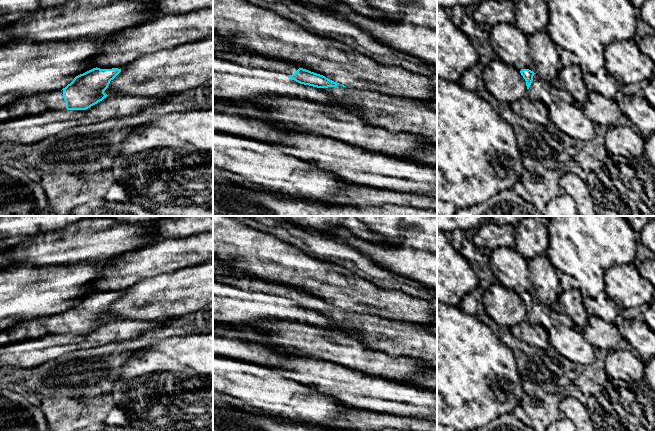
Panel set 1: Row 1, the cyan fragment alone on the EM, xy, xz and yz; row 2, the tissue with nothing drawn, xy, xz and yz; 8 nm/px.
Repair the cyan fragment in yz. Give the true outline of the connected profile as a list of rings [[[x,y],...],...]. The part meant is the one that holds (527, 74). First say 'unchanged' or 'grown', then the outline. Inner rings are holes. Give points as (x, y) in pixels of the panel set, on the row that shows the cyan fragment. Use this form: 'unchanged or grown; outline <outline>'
grown; outline [[[522,69],[520,73],[526,81],[526,94],[531,101],[541,101],[548,105],[559,99],[569,104],[576,104],[569,92],[558,90],[551,83],[541,80],[535,70]]]

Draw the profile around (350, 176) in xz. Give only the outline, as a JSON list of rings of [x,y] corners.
[[[277,122],[274,125],[289,133],[272,143],[278,145],[283,154],[333,171],[339,178],[352,184],[437,197],[436,168],[316,136],[295,125]]]

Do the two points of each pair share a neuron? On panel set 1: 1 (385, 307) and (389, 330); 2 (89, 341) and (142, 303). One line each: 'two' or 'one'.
1: two
2: two

